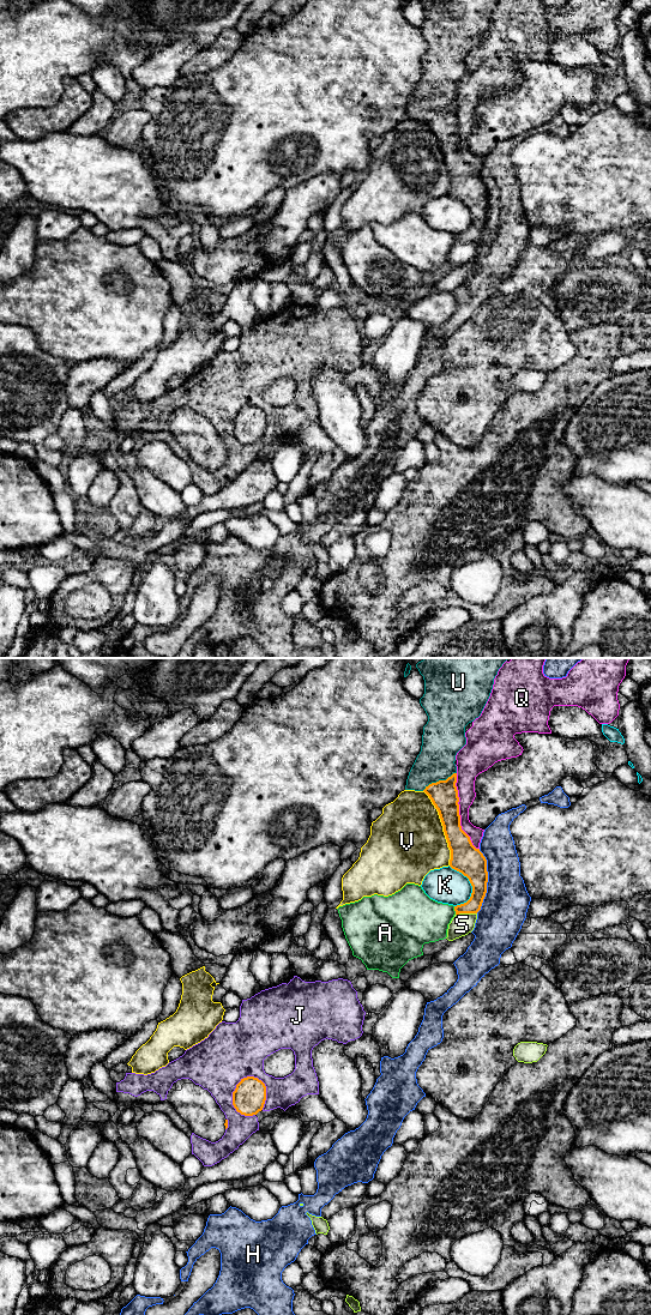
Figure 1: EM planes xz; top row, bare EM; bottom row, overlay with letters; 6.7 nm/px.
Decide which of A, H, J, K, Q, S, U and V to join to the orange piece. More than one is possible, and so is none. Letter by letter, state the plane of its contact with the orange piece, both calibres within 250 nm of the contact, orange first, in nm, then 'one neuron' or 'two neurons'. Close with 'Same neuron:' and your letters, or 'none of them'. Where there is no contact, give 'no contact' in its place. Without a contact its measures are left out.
A: contact in xz; calibres 110 and 320 nm; two neurons
H: contact in xz; calibres 200 and 300 nm; two neurons
J: contact in xz; calibres 220 and 380 nm; two neurons
K: contact in xz; calibres 200 and 240 nm; two neurons
Q: contact in xz; calibres 190 and 130 nm; two neurons
S: contact in xz; calibres 130 and 150 nm; two neurons
U: contact in xz; calibres 190 and 260 nm; one neuron
V: contact in xz; calibres 190 and 480 nm; two neurons
Same neuron: U

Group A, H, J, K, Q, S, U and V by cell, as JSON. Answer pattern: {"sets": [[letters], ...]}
{"sets": [["A"], ["H"], ["J"], ["K"], ["Q"], ["S"], ["U"], ["V"]]}

